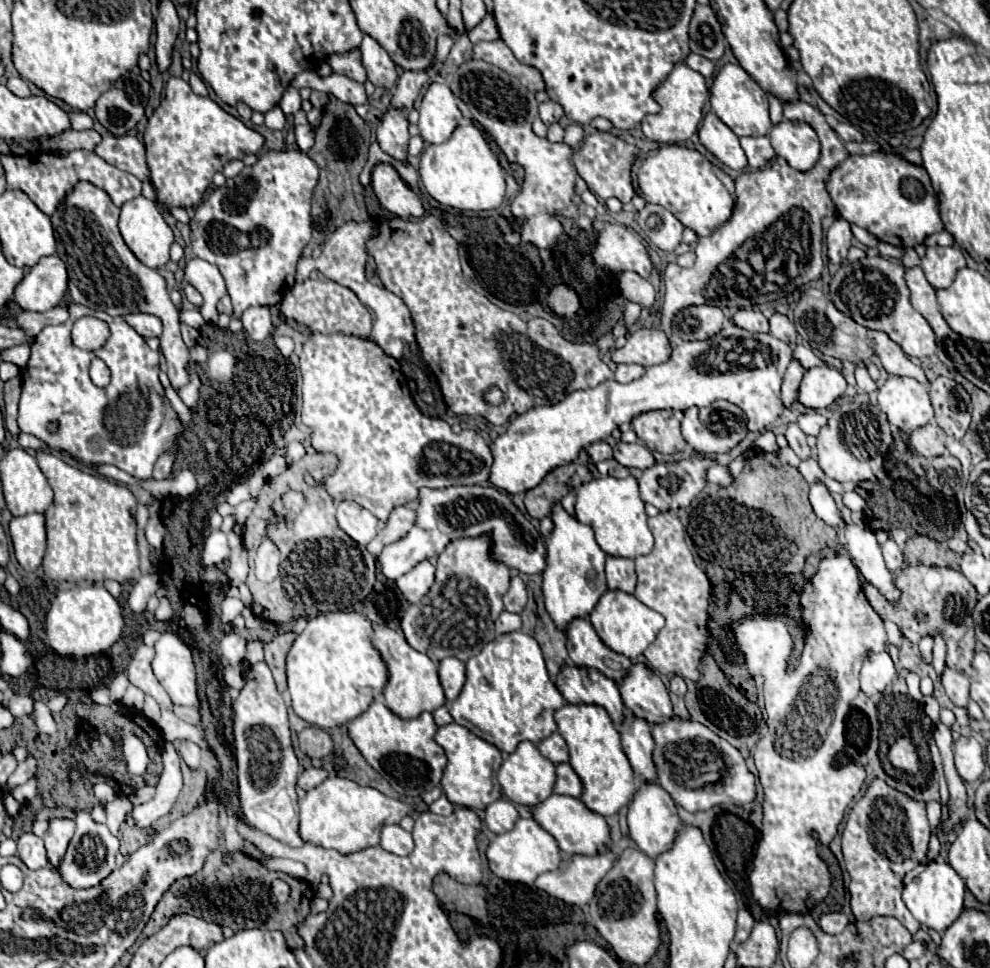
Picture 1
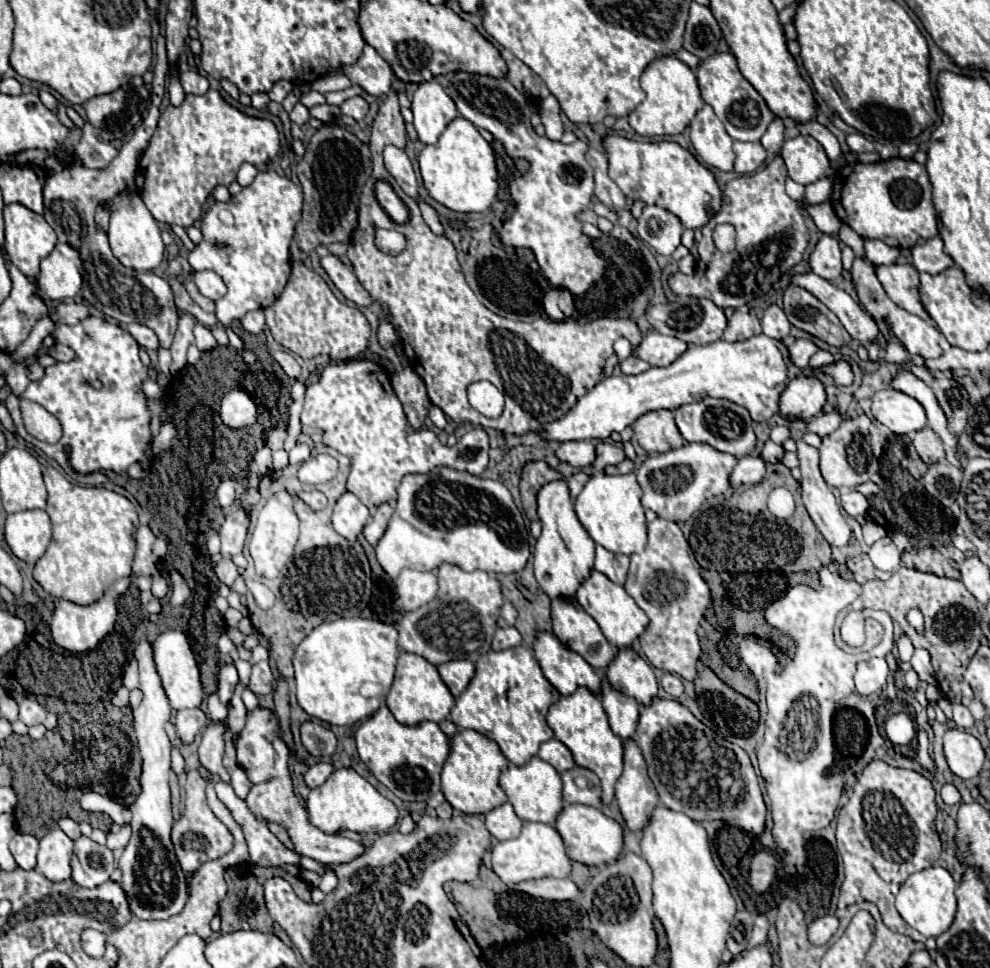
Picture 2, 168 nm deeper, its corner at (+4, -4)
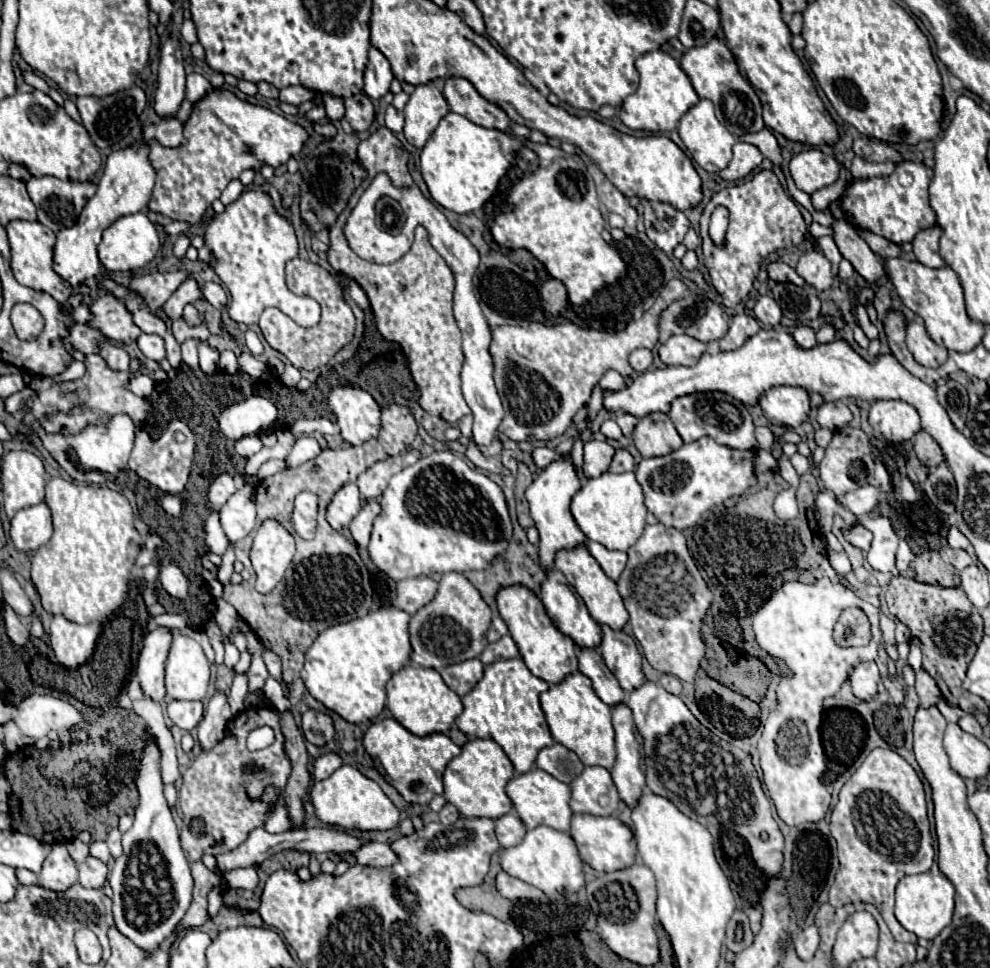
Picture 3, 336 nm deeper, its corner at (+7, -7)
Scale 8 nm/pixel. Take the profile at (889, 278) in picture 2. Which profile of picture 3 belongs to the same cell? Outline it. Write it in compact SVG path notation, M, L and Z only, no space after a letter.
M839 220L833 226L833 230L835 230L833 240L839 246L839 252L843 254L843 258L847 258L853 264L853 268L869 284L877 284L877 280L881 278L889 280L889 274L883 270L883 264L875 258L869 244L857 234L857 230L847 220Z

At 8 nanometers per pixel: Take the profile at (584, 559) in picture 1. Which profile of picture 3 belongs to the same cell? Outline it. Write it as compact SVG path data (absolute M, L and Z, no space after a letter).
M563 458L559 462L553 462L547 466L535 480L533 484L525 490L527 502L531 506L531 518L535 520L535 528L539 530L539 564L545 572L555 570L555 556L561 550L575 550L579 546L587 544L587 536L575 526L575 520L571 516L569 504L575 492L581 488L581 482L577 478L577 472L571 464L569 458Z

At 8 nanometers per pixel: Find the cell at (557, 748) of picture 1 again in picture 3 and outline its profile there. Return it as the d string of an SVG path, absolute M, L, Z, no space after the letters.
M553 744L553 746L547 746L543 748L539 754L537 754L537 768L549 772L551 776L555 776L557 780L569 784L571 778L579 776L581 770L585 768L581 764L581 760L577 758L575 752L571 752L569 748L561 746L561 744Z

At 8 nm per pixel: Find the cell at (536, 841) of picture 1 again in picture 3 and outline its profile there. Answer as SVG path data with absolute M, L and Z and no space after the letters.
M537 826L533 830L527 830L525 838L517 846L503 848L499 852L499 858L501 870L505 870L513 878L519 878L531 886L541 888L547 896L575 894L585 884L583 860L577 854L573 838L549 826Z

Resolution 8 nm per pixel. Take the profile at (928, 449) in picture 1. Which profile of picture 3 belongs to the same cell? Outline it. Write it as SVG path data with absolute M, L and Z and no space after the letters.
M920 430L913 436L913 448L917 458L928 468L938 466L944 461L940 446L937 446L937 442L925 430Z

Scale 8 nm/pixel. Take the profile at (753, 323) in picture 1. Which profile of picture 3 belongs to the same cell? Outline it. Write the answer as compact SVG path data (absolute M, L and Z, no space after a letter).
M747 314L733 316L729 322L729 332L725 334L725 338L719 340L719 348L721 350L737 350L739 346L745 344L747 338L755 336L759 330L761 330L761 326L753 316L747 316Z

